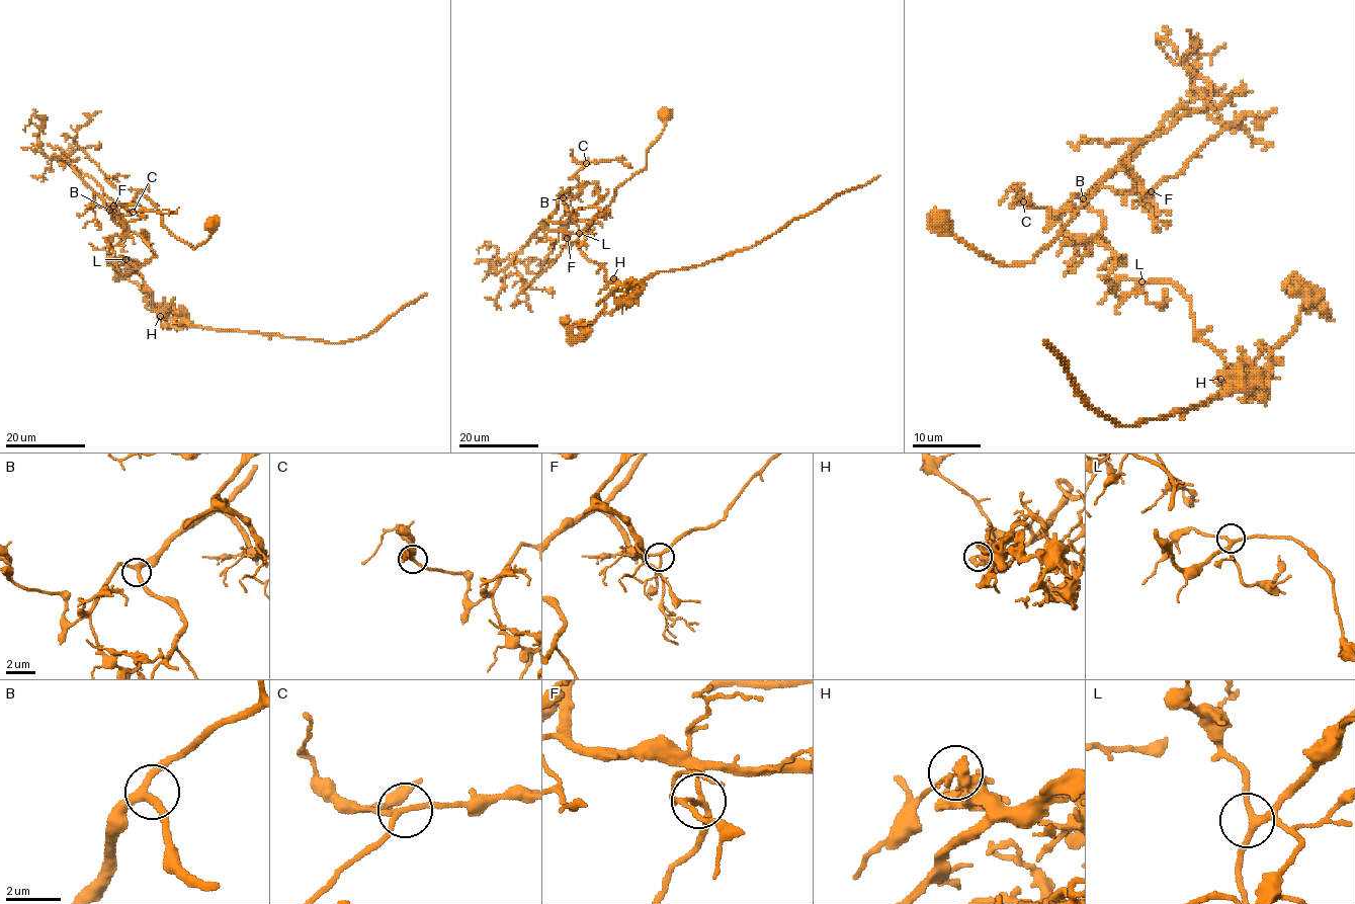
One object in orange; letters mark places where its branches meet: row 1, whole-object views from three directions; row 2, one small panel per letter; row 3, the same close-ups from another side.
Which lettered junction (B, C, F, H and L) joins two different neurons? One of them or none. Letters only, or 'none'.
H

